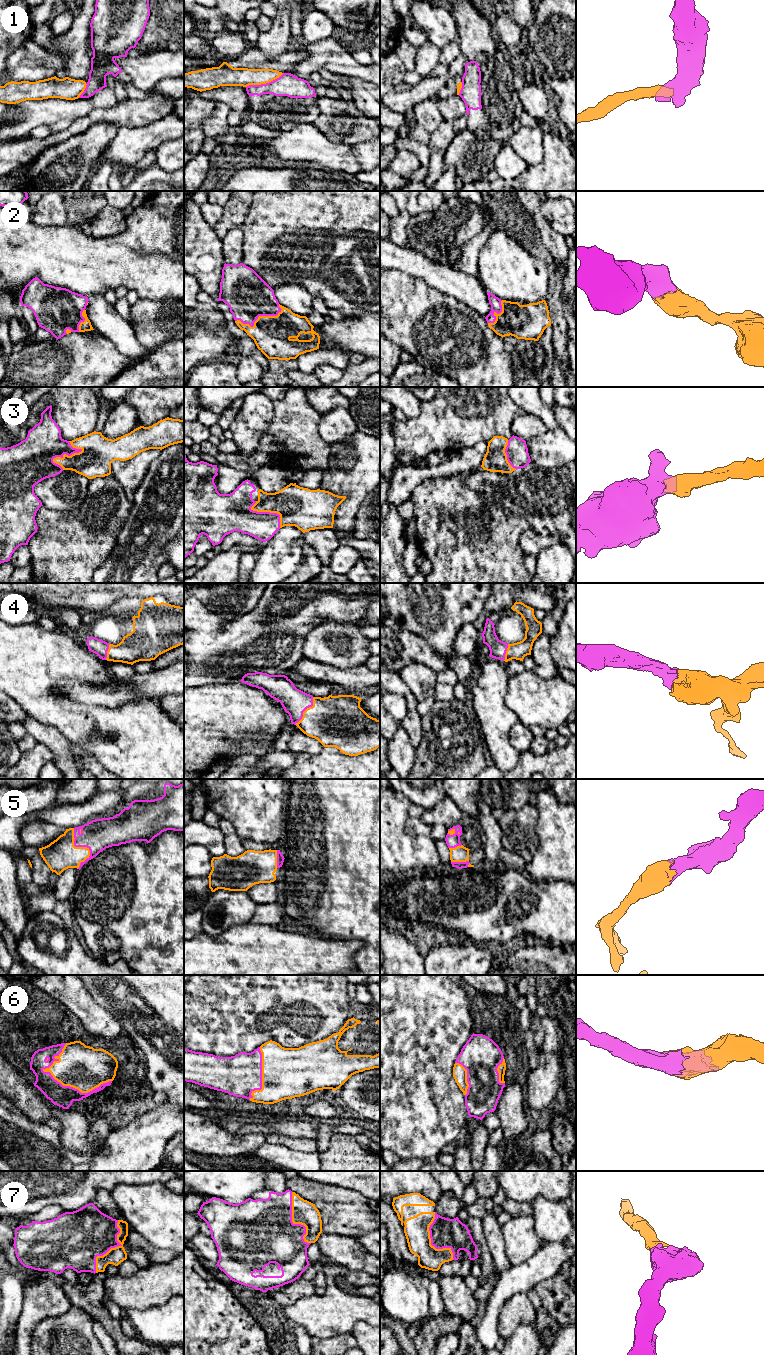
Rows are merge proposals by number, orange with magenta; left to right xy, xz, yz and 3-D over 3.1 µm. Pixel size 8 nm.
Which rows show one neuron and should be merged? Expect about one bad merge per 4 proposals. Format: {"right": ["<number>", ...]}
{"right": ["2", "3", "4", "5", "6", "7"]}

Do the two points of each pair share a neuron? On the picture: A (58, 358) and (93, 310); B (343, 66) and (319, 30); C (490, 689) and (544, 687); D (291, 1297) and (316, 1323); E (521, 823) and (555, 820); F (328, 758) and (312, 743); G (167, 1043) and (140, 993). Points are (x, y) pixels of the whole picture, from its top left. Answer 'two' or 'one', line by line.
A: two
B: two
C: two
D: two
E: two
F: two
G: one

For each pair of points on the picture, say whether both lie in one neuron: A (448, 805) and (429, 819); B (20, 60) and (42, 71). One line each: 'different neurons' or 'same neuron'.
A: same neuron
B: same neuron

